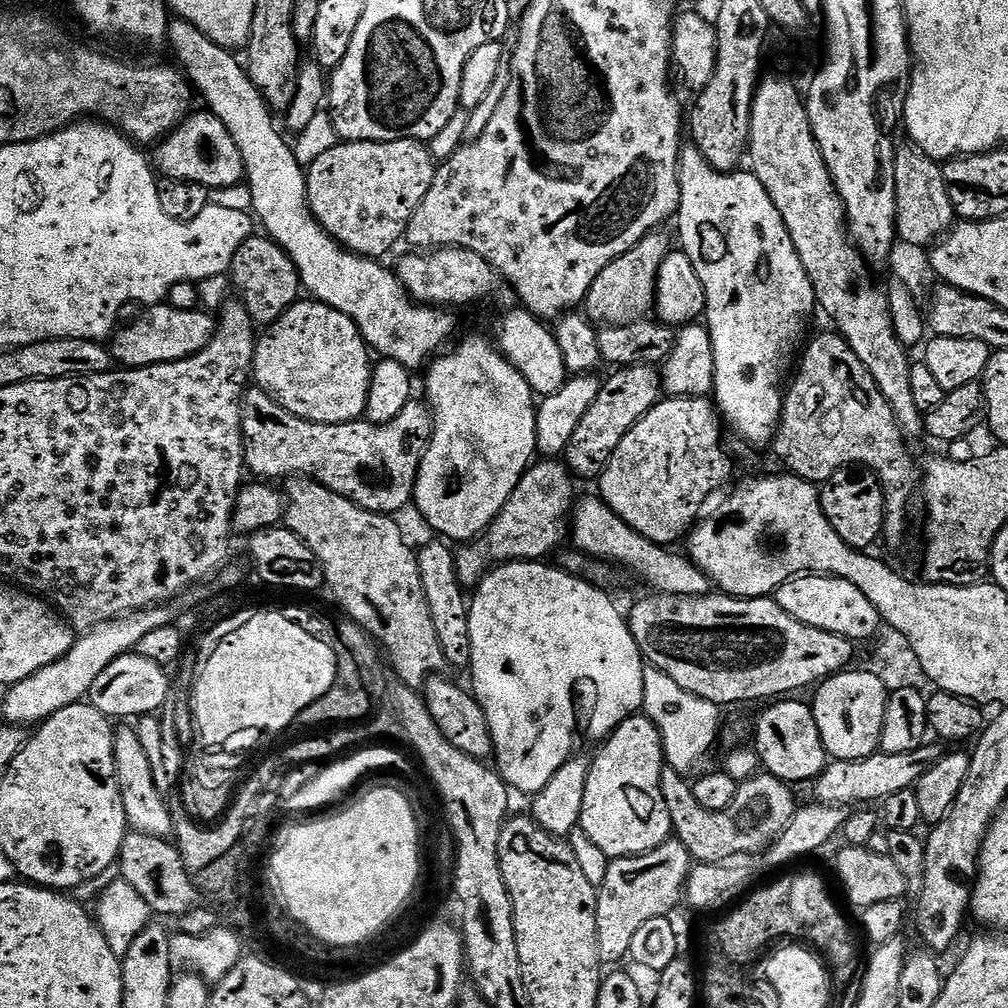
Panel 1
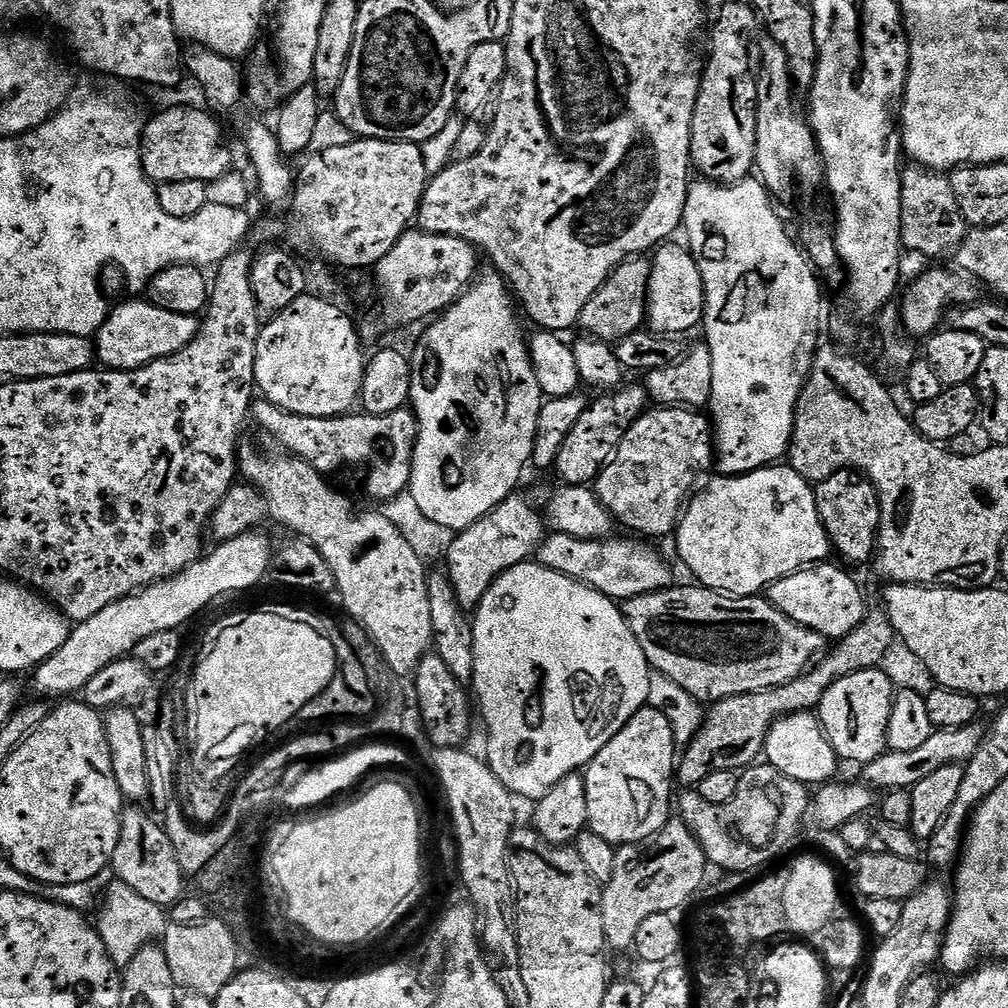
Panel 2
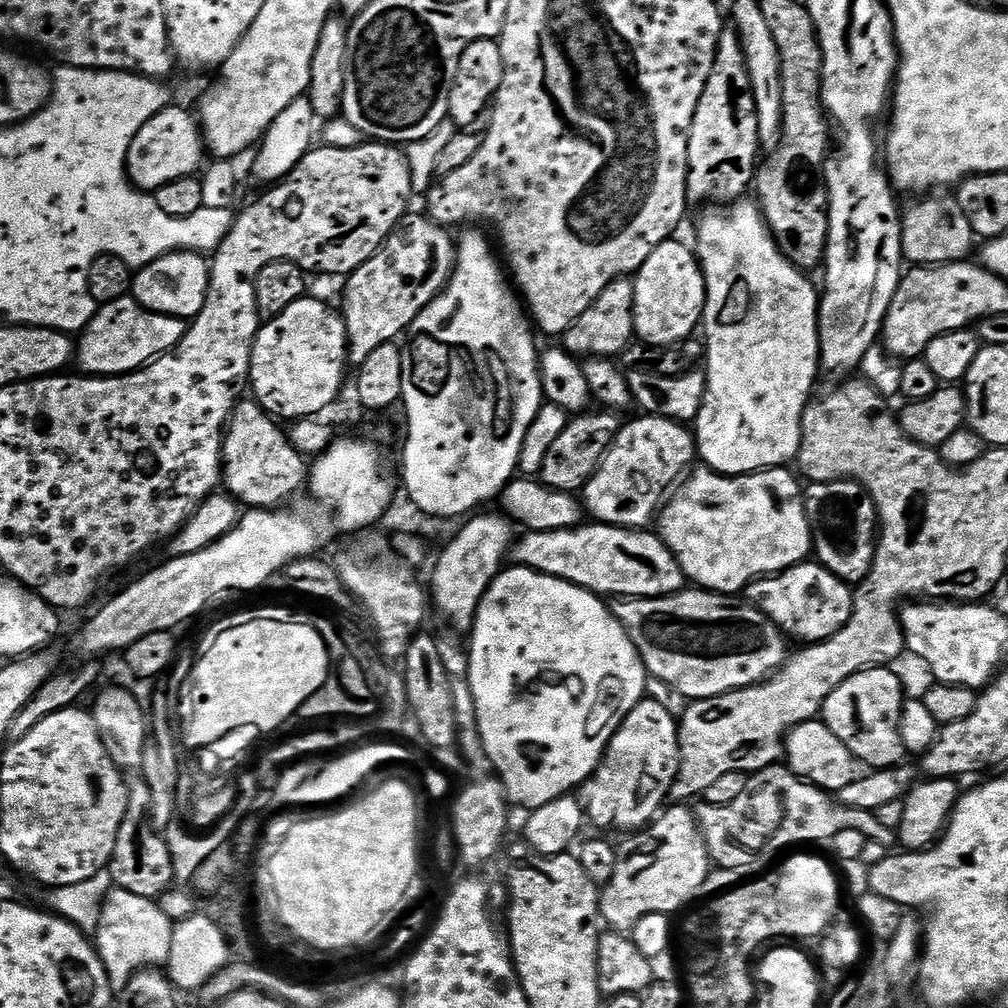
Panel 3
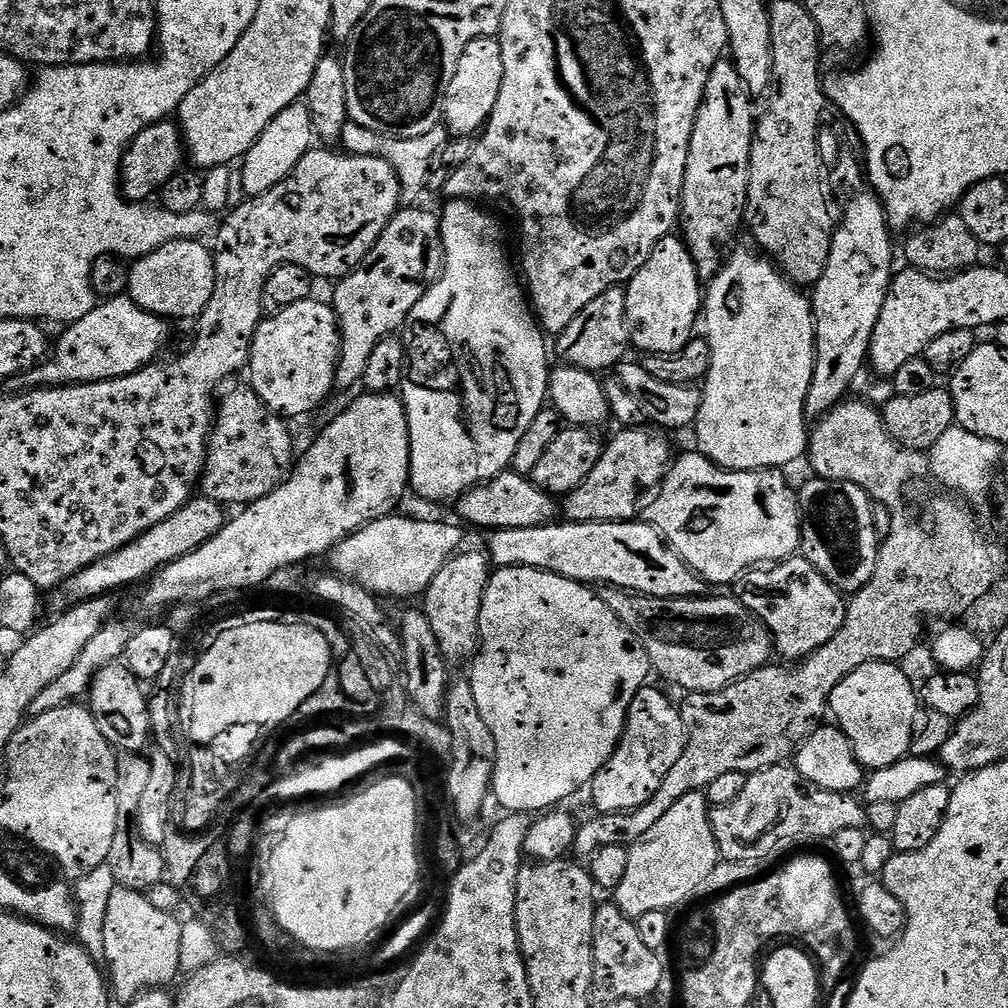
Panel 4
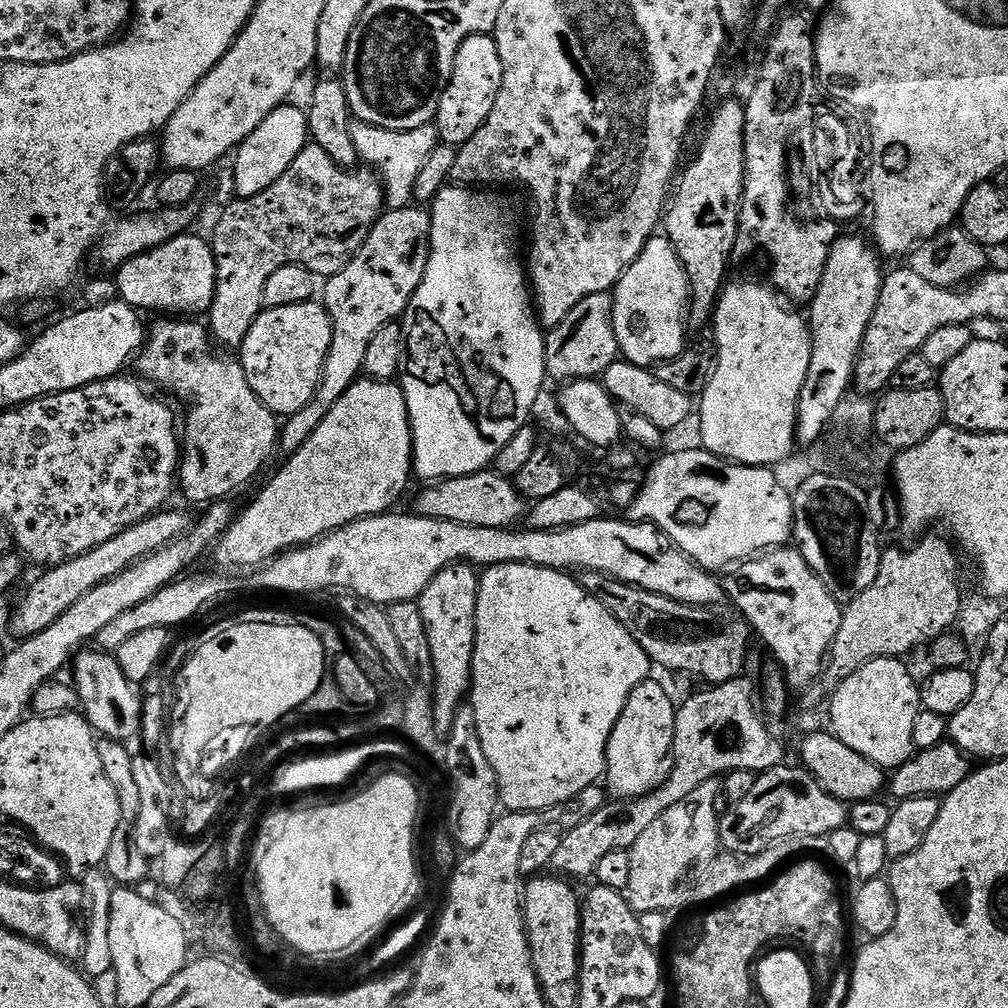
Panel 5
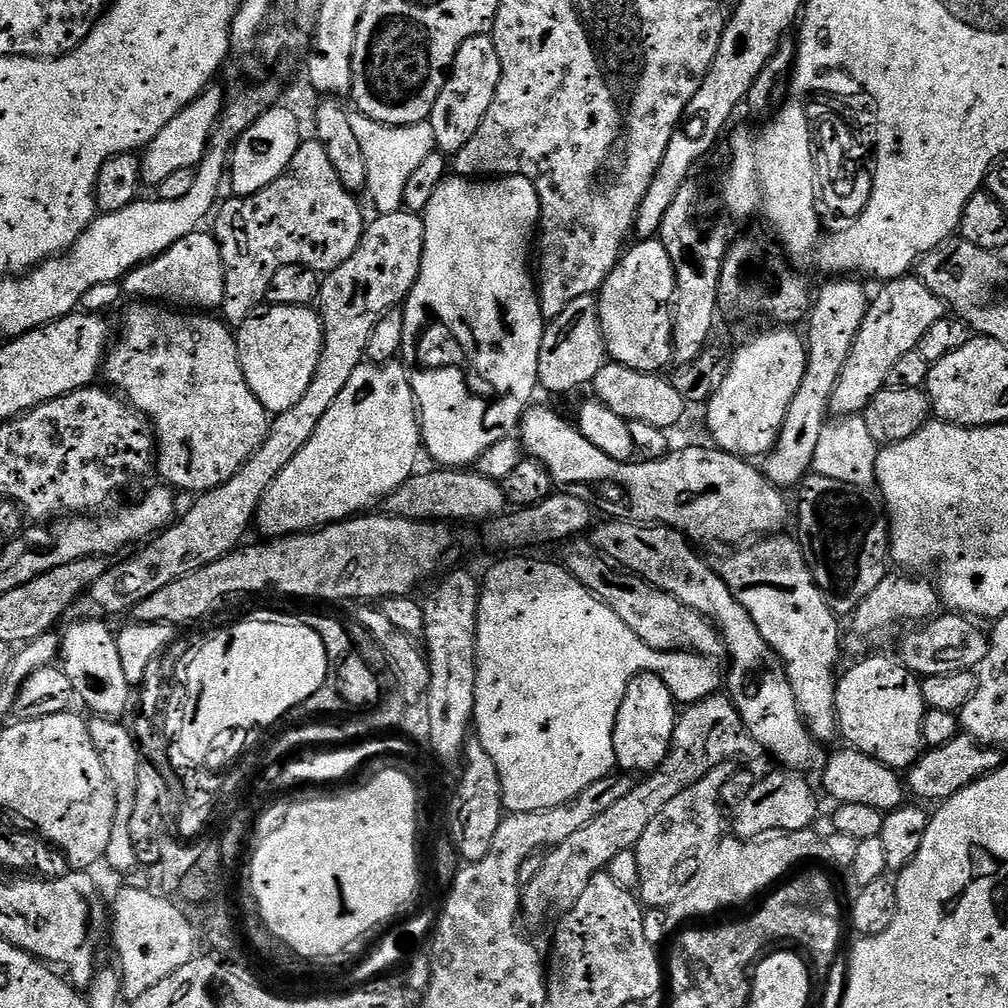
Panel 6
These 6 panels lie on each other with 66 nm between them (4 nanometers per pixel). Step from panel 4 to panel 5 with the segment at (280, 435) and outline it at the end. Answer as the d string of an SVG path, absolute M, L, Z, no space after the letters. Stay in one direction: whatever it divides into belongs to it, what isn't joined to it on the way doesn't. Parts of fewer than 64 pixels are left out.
M184 318L188 320L160 320L156 325L151 325L150 331L147 333L144 346L140 349L138 353L138 364L140 360L140 372L139 375L143 377L149 385L155 386L157 389L165 388L168 392L173 392L180 400L185 400L192 409L188 412L188 425L183 425L182 428L182 459L180 462L180 471L178 473L178 484L182 489L184 487L184 492L193 500L194 503L200 504L199 506L207 506L210 504L215 504L217 502L227 501L228 496L232 496L235 492L240 492L268 463L272 460L272 455L278 452L278 445L280 442L280 430L282 427L281 421L278 419L275 412L266 407L262 401L258 398L258 394L254 394L254 390L250 386L250 382L246 378L246 374L242 370L239 359L233 358L232 360L223 351L212 352L212 344L214 345L213 337L210 335L209 329L204 328L200 324L195 324L195 319Z

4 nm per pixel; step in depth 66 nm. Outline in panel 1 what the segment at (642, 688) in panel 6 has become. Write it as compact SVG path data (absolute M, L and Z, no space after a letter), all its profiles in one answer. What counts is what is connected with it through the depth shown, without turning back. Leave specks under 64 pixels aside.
M631 716L623 720L599 748L600 753L590 760L579 828L609 858L641 856L662 846L673 835L673 830L660 785L666 761L658 726L654 726L649 716Z

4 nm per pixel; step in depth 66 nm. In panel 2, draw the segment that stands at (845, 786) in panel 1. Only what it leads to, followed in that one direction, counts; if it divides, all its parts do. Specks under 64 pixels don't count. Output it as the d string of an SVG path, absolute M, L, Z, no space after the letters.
M983 723L967 724L961 728L942 728L933 730L930 738L926 738L923 746L918 750L909 752L889 752L877 758L874 762L863 765L863 783L876 790L891 790L894 788L906 788L911 790L915 784L922 782L929 774L935 774L943 767L951 764L965 765L974 758L981 740L986 735L986 728Z

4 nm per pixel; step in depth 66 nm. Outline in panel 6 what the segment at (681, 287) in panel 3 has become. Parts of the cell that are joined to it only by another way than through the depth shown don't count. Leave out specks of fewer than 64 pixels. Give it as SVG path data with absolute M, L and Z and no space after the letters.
M641 239L634 244L621 255L616 269L599 290L602 334L604 344L608 347L608 356L615 363L630 366L630 370L660 374L674 360L672 325L676 275L670 254L666 254L666 246L661 240Z

